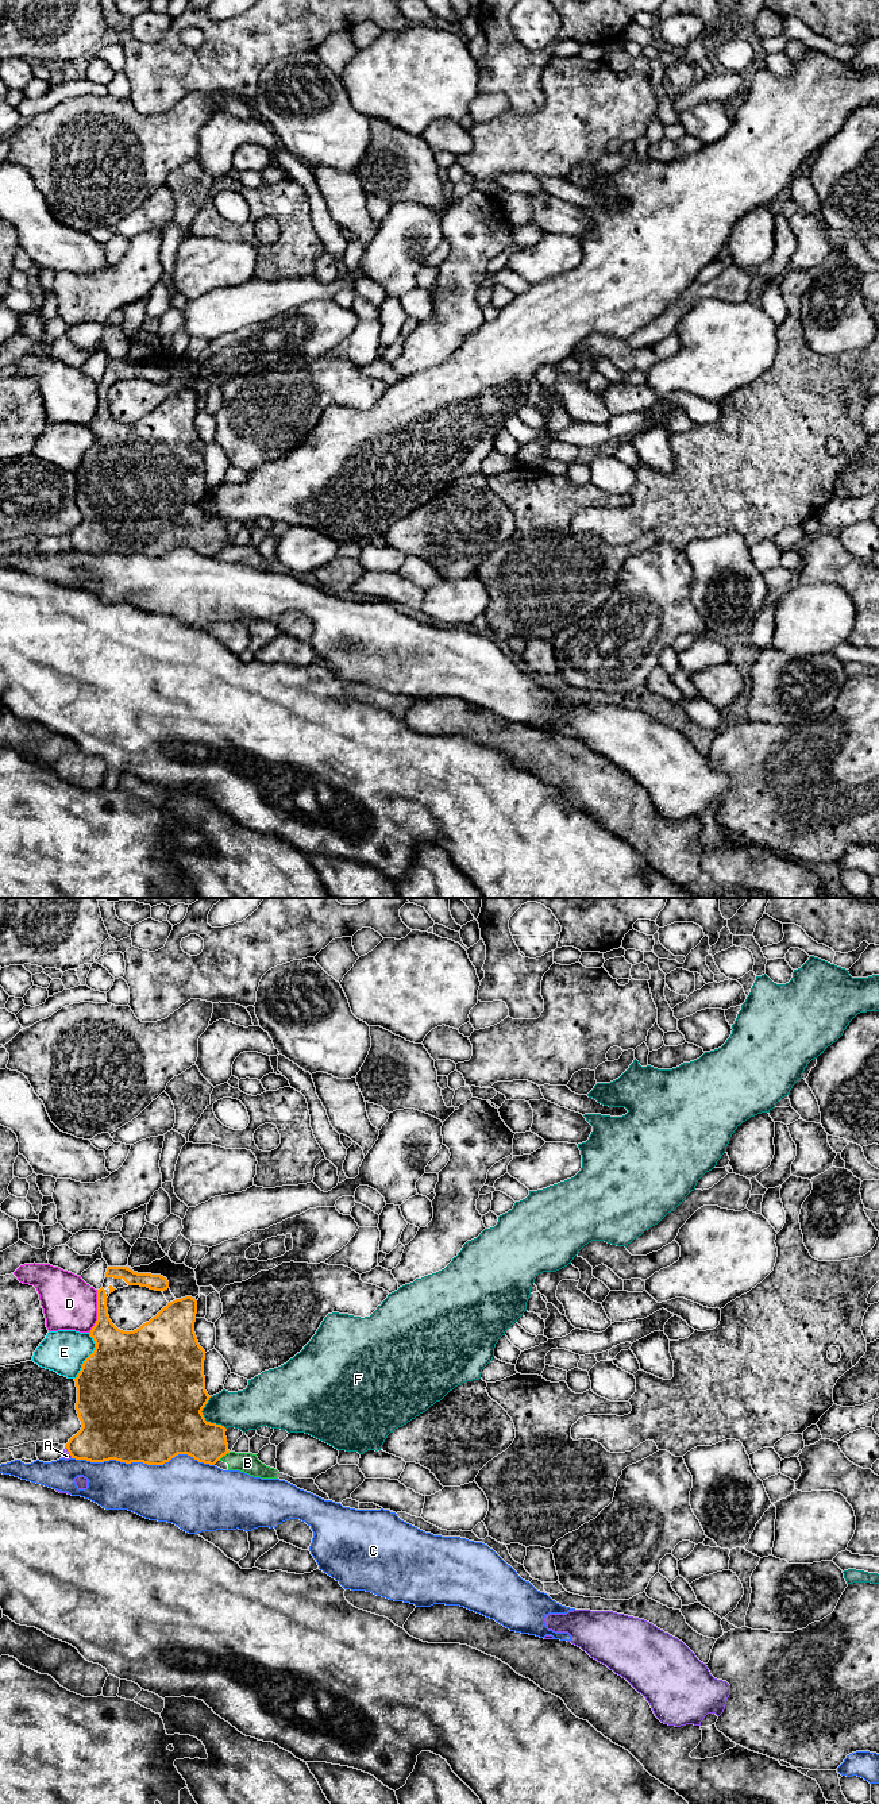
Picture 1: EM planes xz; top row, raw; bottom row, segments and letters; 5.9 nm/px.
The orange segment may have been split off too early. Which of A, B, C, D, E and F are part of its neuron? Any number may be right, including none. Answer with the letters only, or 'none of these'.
none of these

